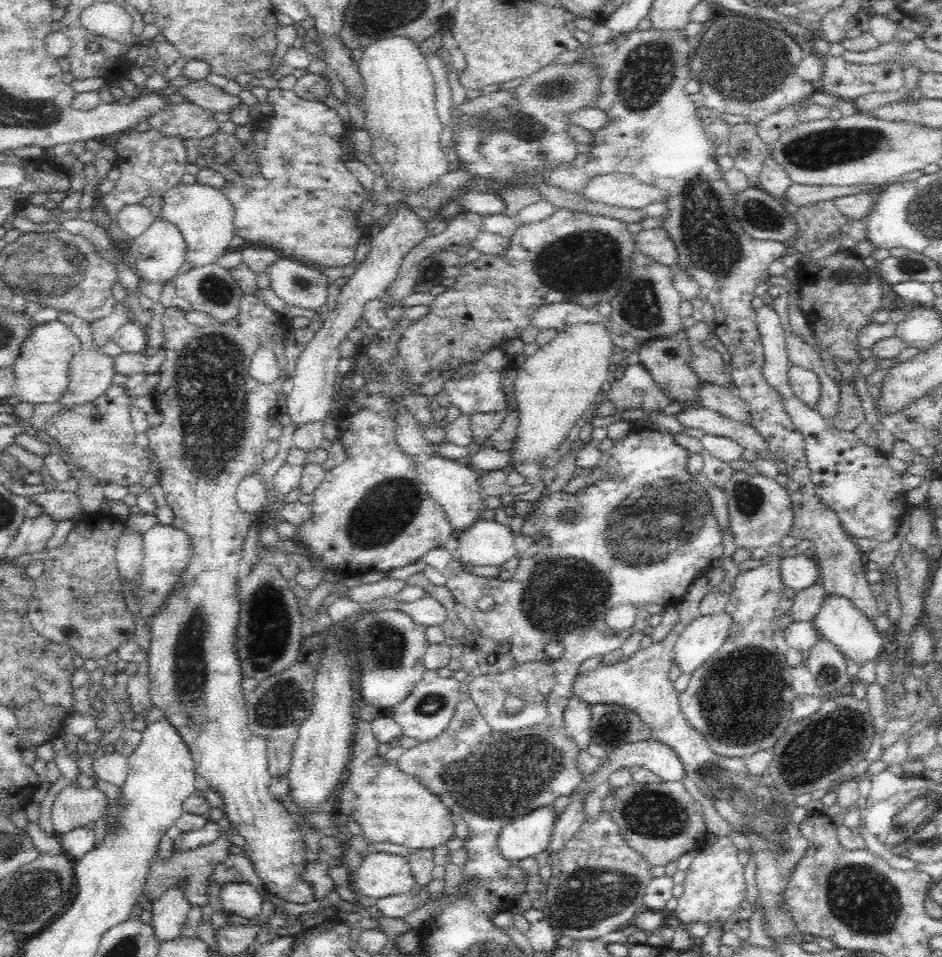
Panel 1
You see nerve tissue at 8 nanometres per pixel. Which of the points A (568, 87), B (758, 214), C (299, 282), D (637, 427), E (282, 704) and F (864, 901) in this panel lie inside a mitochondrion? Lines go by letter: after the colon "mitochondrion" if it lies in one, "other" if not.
A: mitochondrion
B: mitochondrion
C: mitochondrion
D: other
E: mitochondrion
F: mitochondrion

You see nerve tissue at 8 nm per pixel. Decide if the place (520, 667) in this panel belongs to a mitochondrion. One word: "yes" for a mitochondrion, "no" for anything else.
no

